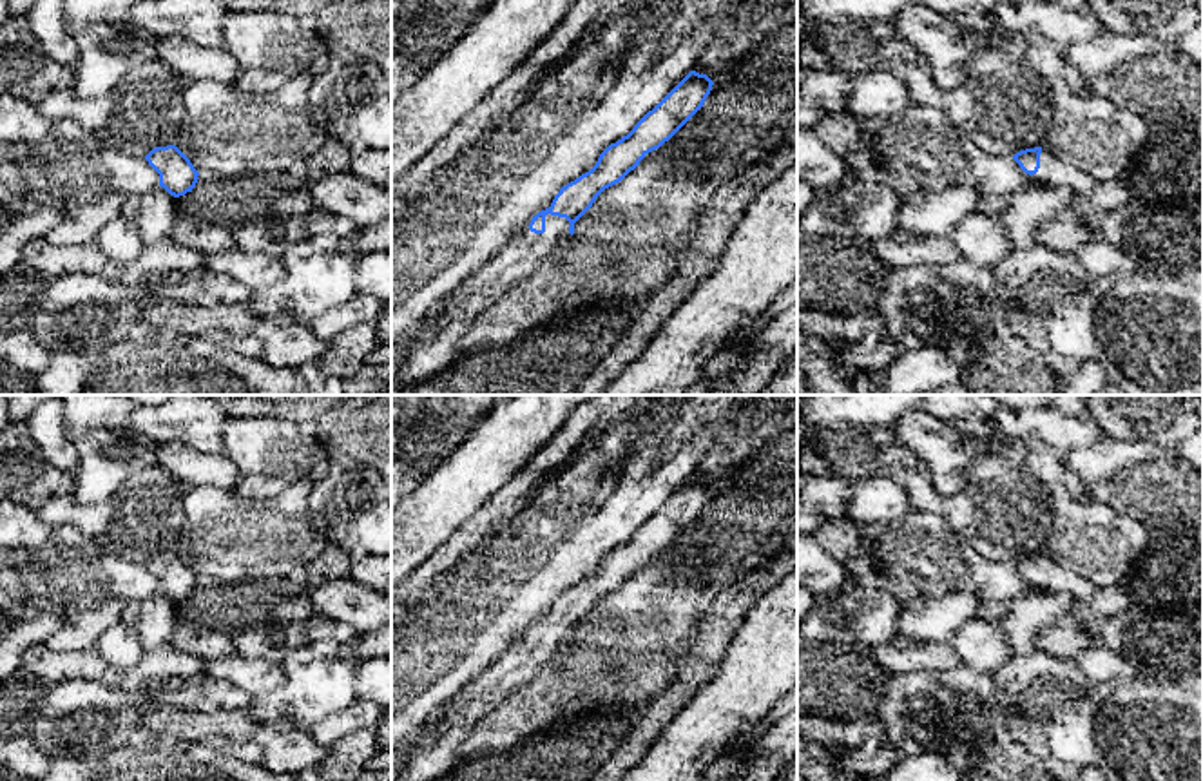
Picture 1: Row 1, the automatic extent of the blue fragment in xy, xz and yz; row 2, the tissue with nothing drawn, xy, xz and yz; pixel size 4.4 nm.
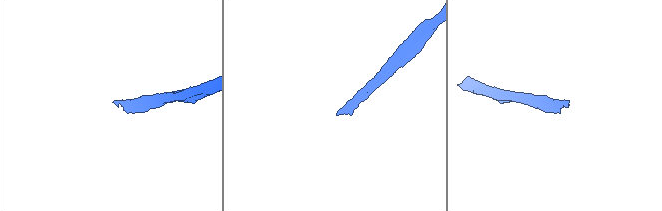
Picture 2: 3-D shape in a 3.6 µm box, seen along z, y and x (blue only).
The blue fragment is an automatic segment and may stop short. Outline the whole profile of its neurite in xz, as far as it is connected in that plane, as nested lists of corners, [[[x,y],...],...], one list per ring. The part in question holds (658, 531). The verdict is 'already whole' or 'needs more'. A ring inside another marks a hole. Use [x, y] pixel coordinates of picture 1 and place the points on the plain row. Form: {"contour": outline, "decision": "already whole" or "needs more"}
{"contour": [[[690,477],[627,542],[611,549],[589,578],[562,593],[524,640],[433,716],[435,728],[413,747],[395,781],[433,781],[458,765],[475,725],[507,696],[551,670],[556,652],[574,640],[574,629],[596,603],[669,547],[703,513],[712,491],[707,480]]], "decision": "needs more"}

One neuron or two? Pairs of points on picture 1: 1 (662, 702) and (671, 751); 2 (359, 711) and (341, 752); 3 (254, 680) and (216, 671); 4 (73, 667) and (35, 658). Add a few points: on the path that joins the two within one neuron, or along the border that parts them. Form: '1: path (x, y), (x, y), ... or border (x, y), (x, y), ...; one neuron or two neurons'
1: border (696, 693), (647, 745); two neurons
2: border (372, 727), (346, 732), (327, 749); two neurons
3: path (245, 674), (225, 671); one neuron
4: path (64, 665), (44, 665); one neuron

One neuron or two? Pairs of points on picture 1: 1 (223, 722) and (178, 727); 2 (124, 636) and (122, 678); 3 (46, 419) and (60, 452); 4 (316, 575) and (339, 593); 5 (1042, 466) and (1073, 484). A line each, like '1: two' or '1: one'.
1: one
2: two
3: one
4: two
5: one

